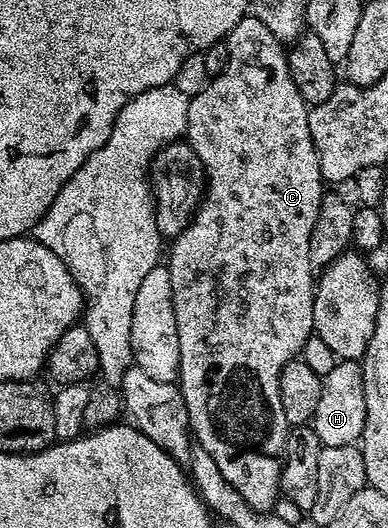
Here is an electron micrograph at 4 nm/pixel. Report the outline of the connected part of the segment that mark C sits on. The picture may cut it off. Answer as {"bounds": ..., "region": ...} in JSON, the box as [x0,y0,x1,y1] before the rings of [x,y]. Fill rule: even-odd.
{"bounds":[167,16,323,512],"region":[[[251,16],[243,17],[235,28],[231,28],[228,38],[224,39],[227,48],[227,64],[221,74],[214,74],[209,79],[207,88],[189,99],[187,108],[187,128],[185,138],[199,156],[201,165],[205,167],[206,188],[194,215],[189,223],[172,239],[167,250],[167,267],[171,276],[171,292],[174,296],[175,324],[178,325],[179,360],[181,361],[179,385],[183,392],[183,400],[187,404],[189,428],[196,445],[203,447],[215,460],[216,467],[239,492],[239,496],[253,510],[269,512],[274,509],[281,489],[281,463],[285,453],[288,423],[283,410],[280,392],[281,370],[289,361],[296,359],[302,353],[304,344],[313,328],[313,291],[315,289],[315,271],[310,261],[311,232],[315,227],[316,217],[319,216],[321,197],[323,195],[323,179],[319,168],[319,156],[315,152],[315,144],[311,140],[309,127],[310,107],[299,96],[299,88],[295,88],[295,80],[291,80],[289,60],[286,47],[271,31]]]}

